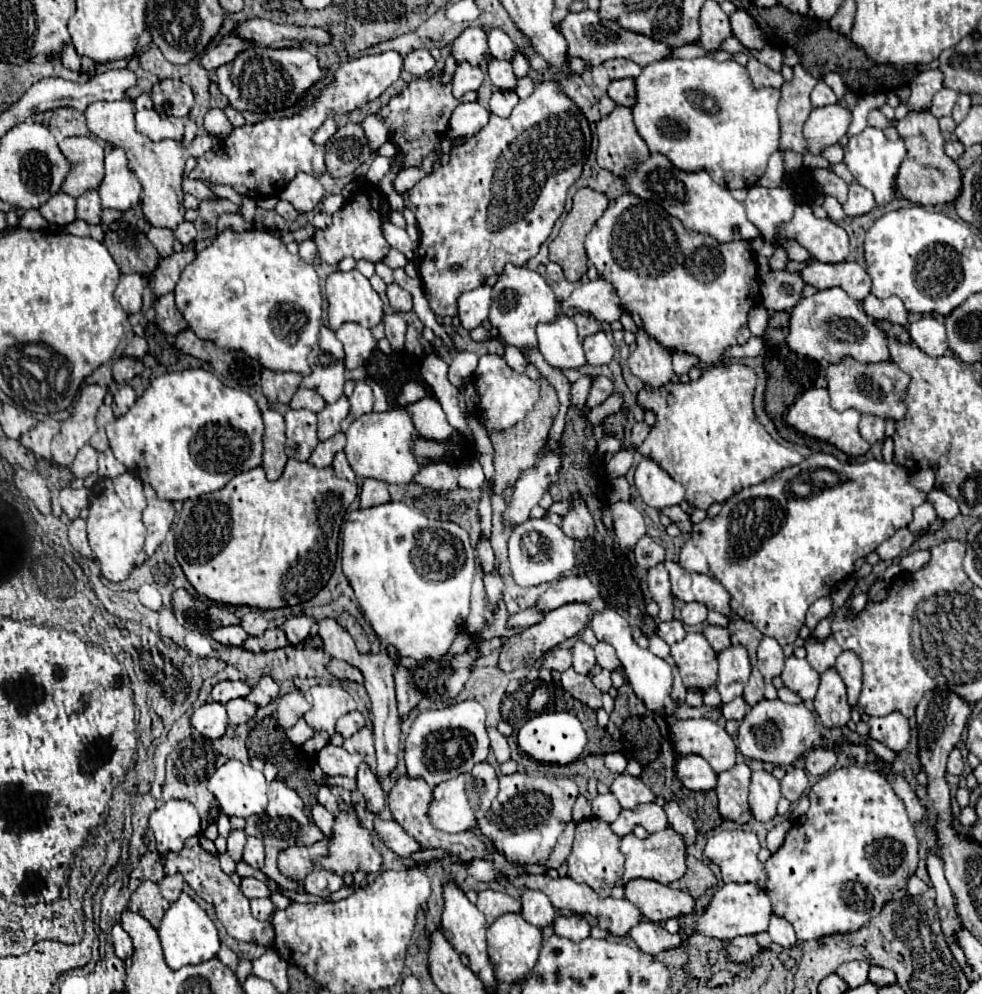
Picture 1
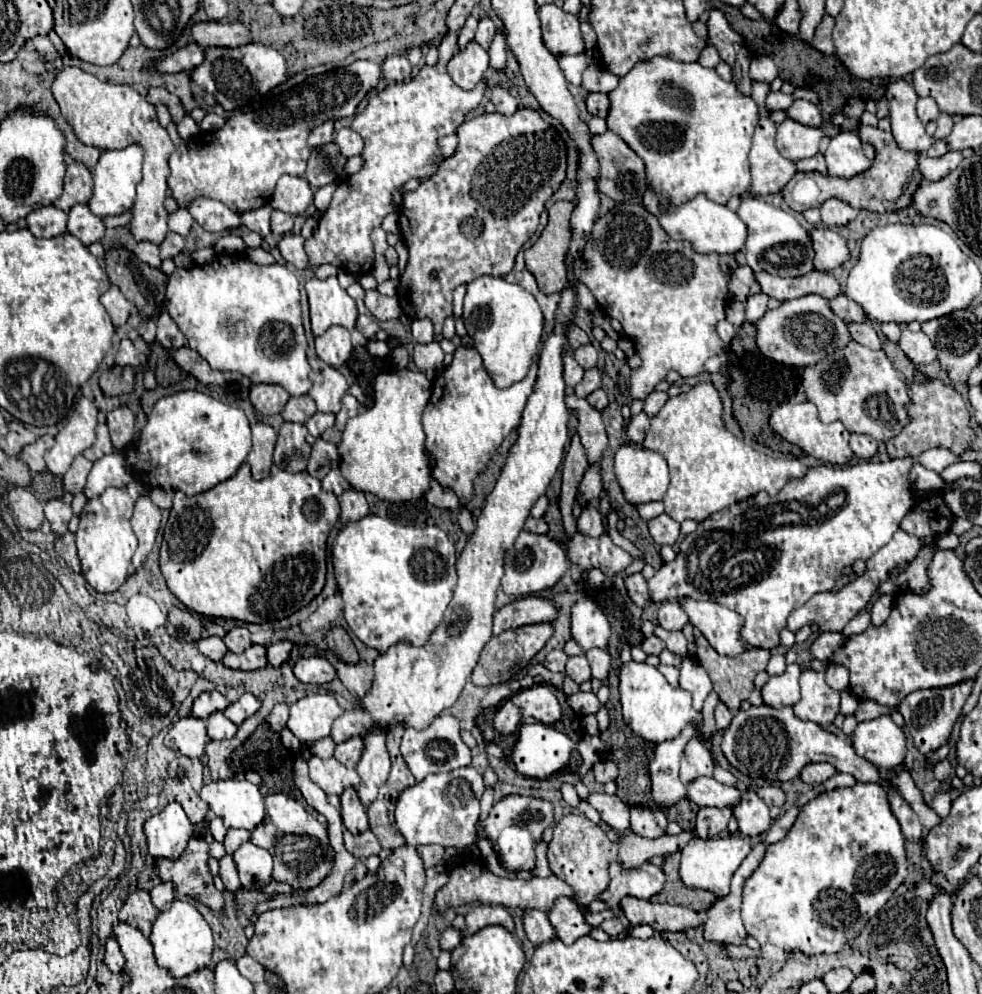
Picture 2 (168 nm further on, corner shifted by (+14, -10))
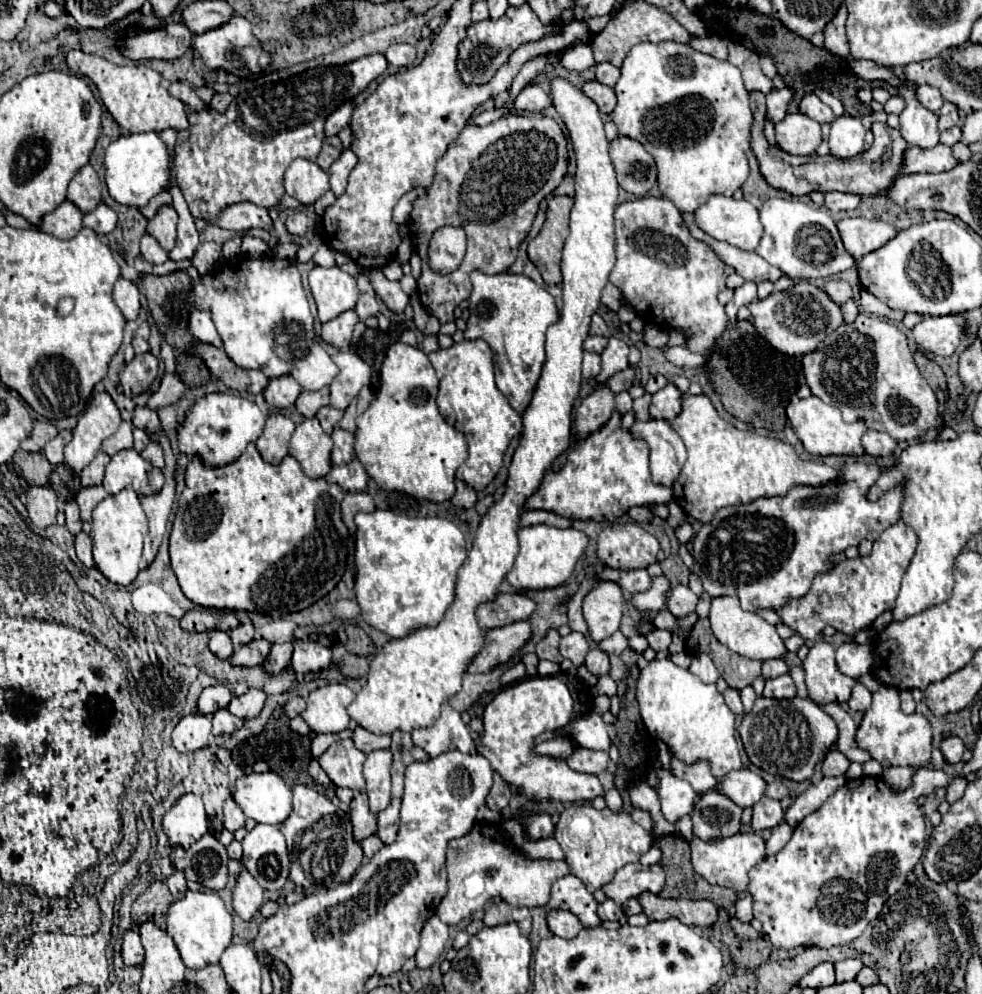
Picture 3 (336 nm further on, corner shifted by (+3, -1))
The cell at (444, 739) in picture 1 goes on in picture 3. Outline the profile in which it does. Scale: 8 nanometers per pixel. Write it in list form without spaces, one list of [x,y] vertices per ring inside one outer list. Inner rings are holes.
[[[444,704],[440,718],[428,728],[412,730],[412,740],[430,758],[436,758],[448,750],[460,750],[464,754],[476,754],[470,728],[462,722],[460,712]]]

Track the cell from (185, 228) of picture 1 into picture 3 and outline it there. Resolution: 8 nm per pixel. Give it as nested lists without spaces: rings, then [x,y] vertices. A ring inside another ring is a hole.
[[[170,182],[168,190],[174,196],[174,208],[180,216],[180,220],[178,220],[178,238],[176,238],[176,246],[170,250],[170,260],[188,260],[188,258],[192,258],[196,246],[200,244],[198,230],[194,226],[194,218],[192,218],[188,206],[186,206],[176,182]]]

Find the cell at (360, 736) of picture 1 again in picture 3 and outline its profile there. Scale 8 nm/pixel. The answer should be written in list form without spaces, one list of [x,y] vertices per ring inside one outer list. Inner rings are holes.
[[[358,726],[352,734],[352,742],[356,744],[358,750],[362,750],[364,754],[370,754],[376,748],[388,748],[390,746],[390,736],[388,734],[378,736],[378,734],[372,734],[372,732]]]

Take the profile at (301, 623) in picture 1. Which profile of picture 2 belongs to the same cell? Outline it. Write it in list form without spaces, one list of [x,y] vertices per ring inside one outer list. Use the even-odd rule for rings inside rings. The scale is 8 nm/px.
[[[289,641],[271,643],[271,645],[267,647],[267,661],[269,661],[269,665],[279,667],[279,665],[287,663],[287,661],[289,661],[289,651],[291,651],[291,647],[293,647],[293,645],[291,645]]]

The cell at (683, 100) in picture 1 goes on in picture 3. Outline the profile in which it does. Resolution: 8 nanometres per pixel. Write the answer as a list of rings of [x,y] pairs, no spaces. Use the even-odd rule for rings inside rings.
[[[644,42],[644,44],[636,44],[628,52],[628,56],[624,58],[624,64],[622,64],[620,70],[622,70],[622,76],[616,82],[616,86],[614,86],[616,96],[618,96],[618,104],[616,104],[614,112],[612,112],[612,120],[616,122],[618,132],[622,136],[628,136],[628,138],[638,140],[654,156],[656,166],[658,166],[658,186],[660,186],[660,192],[662,192],[664,198],[668,198],[670,202],[674,202],[682,212],[694,212],[702,202],[706,202],[708,196],[712,196],[712,194],[732,196],[748,180],[750,166],[748,166],[748,156],[746,154],[752,150],[752,122],[754,122],[754,114],[750,110],[748,92],[746,92],[746,88],[742,84],[742,76],[740,76],[740,70],[736,66],[732,66],[730,62],[724,62],[724,60],[716,60],[710,54],[696,52],[694,48],[690,48],[686,44],[678,44],[678,42],[650,44],[650,42]]]

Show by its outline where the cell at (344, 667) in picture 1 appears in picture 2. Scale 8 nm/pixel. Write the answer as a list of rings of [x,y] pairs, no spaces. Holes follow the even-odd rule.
[[[299,657],[295,661],[295,677],[301,683],[321,685],[329,683],[335,677],[335,669],[325,657]]]

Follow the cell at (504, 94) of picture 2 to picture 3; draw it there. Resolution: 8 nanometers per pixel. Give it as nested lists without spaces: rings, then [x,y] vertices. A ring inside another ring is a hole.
[[[538,84],[526,86],[516,98],[514,98],[514,108],[520,112],[540,112],[542,108],[550,106],[552,100],[546,92],[540,90]]]

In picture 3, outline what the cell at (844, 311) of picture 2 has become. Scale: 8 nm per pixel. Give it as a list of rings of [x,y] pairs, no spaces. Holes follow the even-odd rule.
[[[830,280],[830,282],[824,284],[822,290],[826,290],[826,294],[836,304],[844,304],[844,302],[852,300],[852,286],[848,282],[844,282],[844,280]]]

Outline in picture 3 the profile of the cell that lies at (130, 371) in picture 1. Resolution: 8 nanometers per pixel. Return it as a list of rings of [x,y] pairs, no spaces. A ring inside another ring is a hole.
[[[146,352],[126,364],[126,368],[120,372],[120,384],[126,396],[138,396],[144,390],[148,390],[148,386],[154,382],[156,376],[158,376],[158,360],[150,352]]]

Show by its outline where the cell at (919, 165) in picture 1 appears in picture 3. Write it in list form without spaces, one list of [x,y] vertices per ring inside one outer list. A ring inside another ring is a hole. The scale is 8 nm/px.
[[[750,92],[750,106],[754,112],[754,126],[752,126],[752,150],[760,162],[760,172],[764,174],[766,182],[774,188],[780,188],[788,194],[802,196],[810,192],[850,192],[860,196],[878,196],[892,188],[894,180],[902,174],[904,166],[904,150],[908,150],[908,144],[904,142],[902,134],[898,130],[892,130],[888,124],[874,122],[872,134],[874,144],[870,150],[862,152],[860,156],[854,156],[852,160],[836,158],[832,154],[828,156],[792,156],[784,152],[778,146],[770,146],[762,134],[764,130],[764,118],[766,118],[766,96],[762,92]]]

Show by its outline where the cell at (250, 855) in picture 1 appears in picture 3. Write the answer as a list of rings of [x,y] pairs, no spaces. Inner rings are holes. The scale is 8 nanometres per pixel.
[[[256,824],[252,832],[242,840],[244,868],[256,878],[256,882],[270,892],[280,890],[288,880],[288,850],[278,826]]]

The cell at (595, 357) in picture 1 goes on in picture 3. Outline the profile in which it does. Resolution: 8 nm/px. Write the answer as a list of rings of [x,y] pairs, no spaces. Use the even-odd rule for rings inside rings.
[[[588,336],[588,338],[584,340],[584,350],[600,354],[600,352],[606,348],[606,344],[608,344],[608,338],[606,338],[606,336]]]

